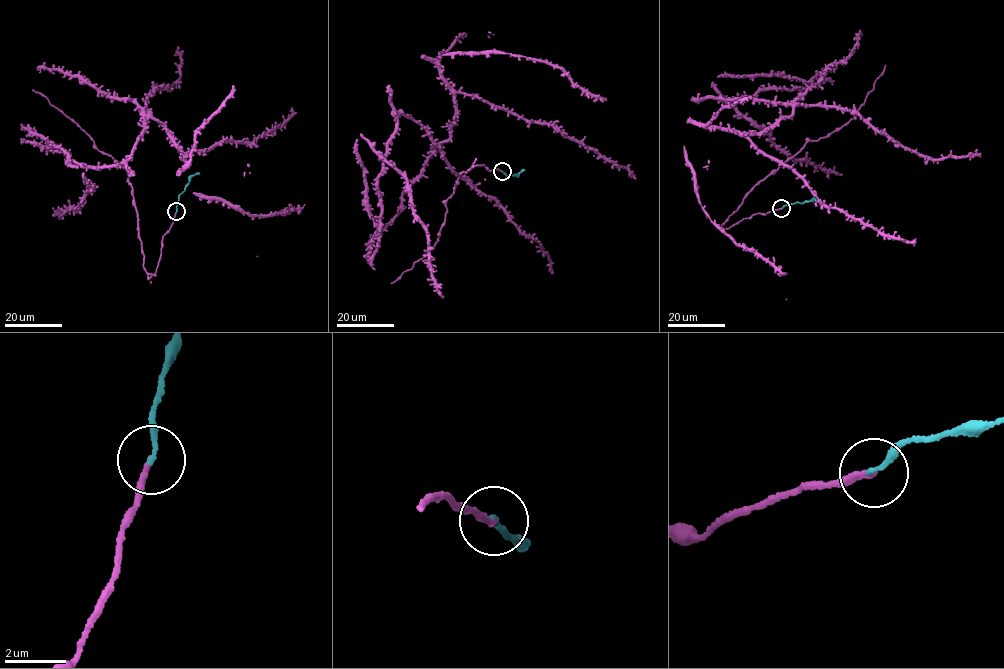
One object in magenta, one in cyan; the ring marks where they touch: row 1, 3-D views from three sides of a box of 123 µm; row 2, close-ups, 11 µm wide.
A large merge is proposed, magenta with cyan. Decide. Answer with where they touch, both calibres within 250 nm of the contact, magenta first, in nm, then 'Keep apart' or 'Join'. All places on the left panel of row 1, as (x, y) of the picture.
Place: (176, 211). Thickness 200 nm (magenta) against 190 nm. Join

